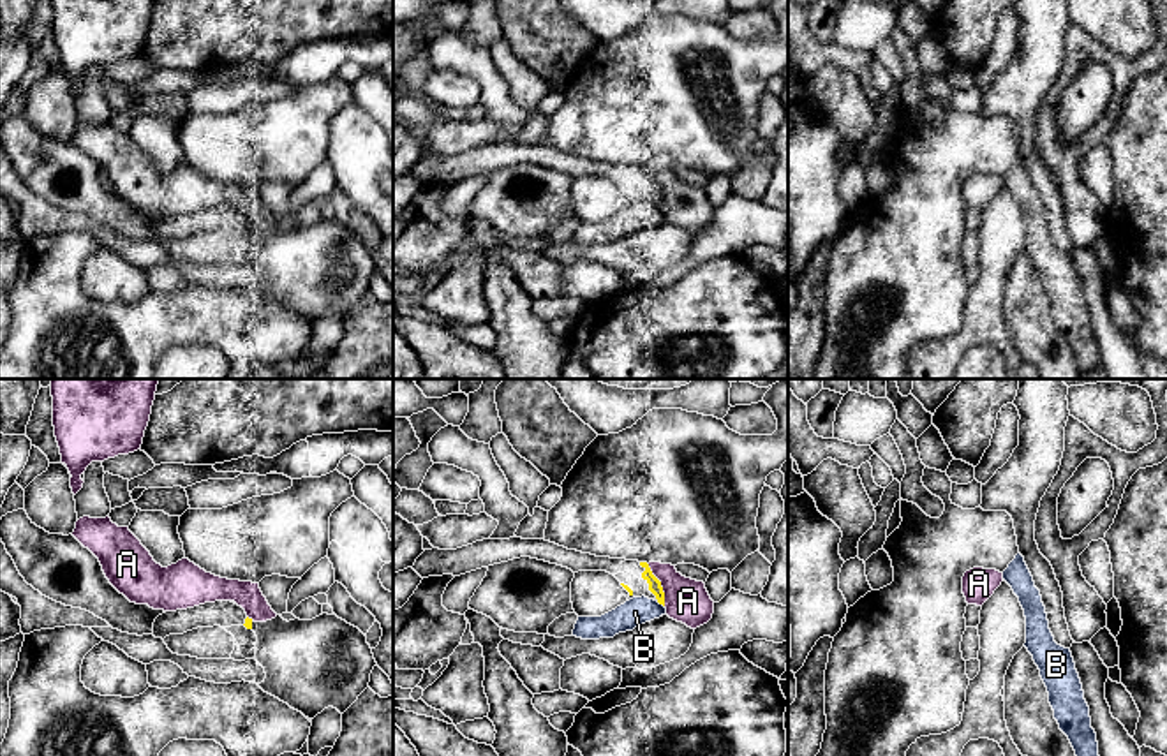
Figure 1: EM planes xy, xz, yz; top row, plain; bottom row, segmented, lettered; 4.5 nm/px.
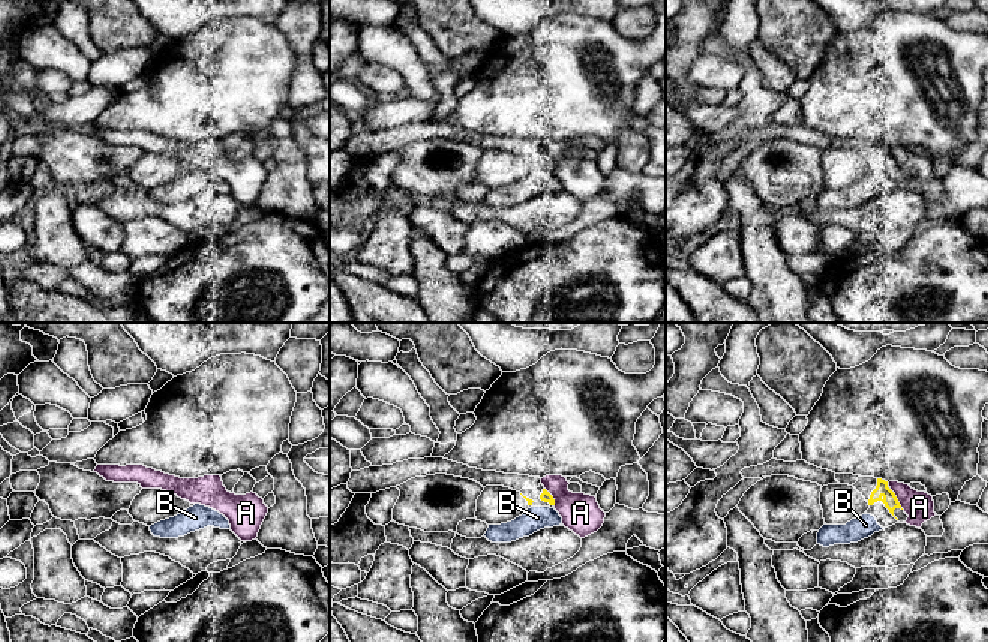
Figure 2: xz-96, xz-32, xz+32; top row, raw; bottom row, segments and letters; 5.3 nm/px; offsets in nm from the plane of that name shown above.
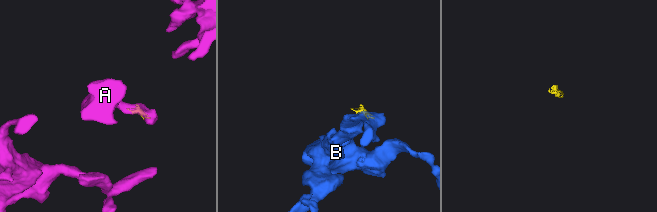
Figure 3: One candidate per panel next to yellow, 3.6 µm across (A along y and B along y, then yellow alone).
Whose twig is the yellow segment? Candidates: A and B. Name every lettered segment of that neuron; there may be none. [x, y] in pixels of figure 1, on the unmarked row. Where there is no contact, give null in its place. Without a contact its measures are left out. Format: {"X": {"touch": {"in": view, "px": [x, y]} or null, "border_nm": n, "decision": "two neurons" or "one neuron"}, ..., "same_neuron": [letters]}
{"A": {"touch": {"in": "xz", "px": [660, 191]}, "border_nm": 200, "decision": "two neurons"}, "B": {"touch": {"in": "xz", "px": [660, 208]}, "border_nm": 50, "decision": "two neurons"}, "same_neuron": []}

